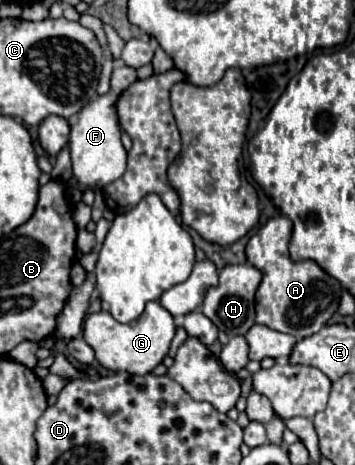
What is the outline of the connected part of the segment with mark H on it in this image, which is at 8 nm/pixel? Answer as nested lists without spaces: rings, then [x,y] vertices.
[[[240,263],[240,265],[226,265],[220,271],[220,283],[216,287],[210,287],[206,297],[204,297],[204,307],[202,313],[228,337],[238,337],[246,335],[250,327],[256,323],[256,309],[254,309],[254,293],[260,285],[262,273],[250,265],[250,263]]]

